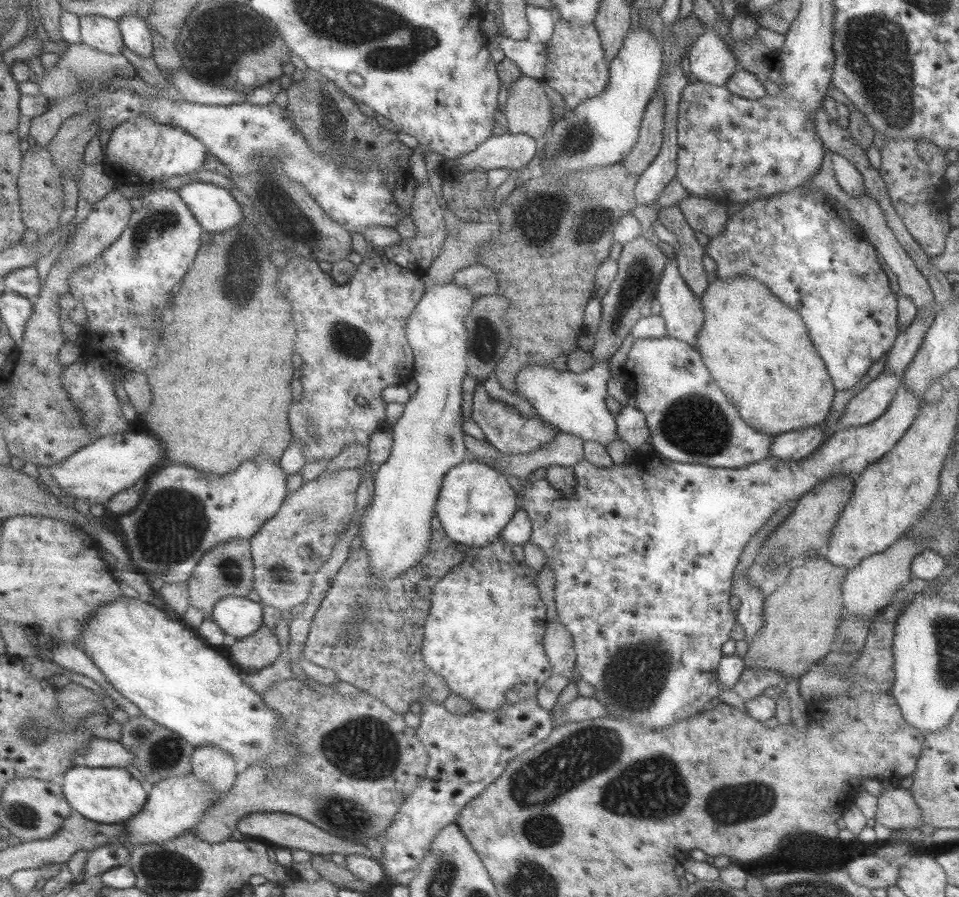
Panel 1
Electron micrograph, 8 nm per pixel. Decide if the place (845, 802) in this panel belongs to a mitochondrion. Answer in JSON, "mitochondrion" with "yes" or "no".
{"mitochondrion":"no"}

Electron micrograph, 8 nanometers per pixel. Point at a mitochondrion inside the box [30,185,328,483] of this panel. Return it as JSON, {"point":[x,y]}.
{"point":[160,223]}

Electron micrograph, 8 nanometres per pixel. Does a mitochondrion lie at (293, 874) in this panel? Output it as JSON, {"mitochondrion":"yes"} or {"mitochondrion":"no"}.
{"mitochondrion":"no"}

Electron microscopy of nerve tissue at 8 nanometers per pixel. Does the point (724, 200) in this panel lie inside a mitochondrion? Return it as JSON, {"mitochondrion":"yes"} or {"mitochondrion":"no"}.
{"mitochondrion":"no"}

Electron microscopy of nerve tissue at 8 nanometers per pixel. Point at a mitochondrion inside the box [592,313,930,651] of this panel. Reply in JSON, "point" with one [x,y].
{"point":[696,425]}

